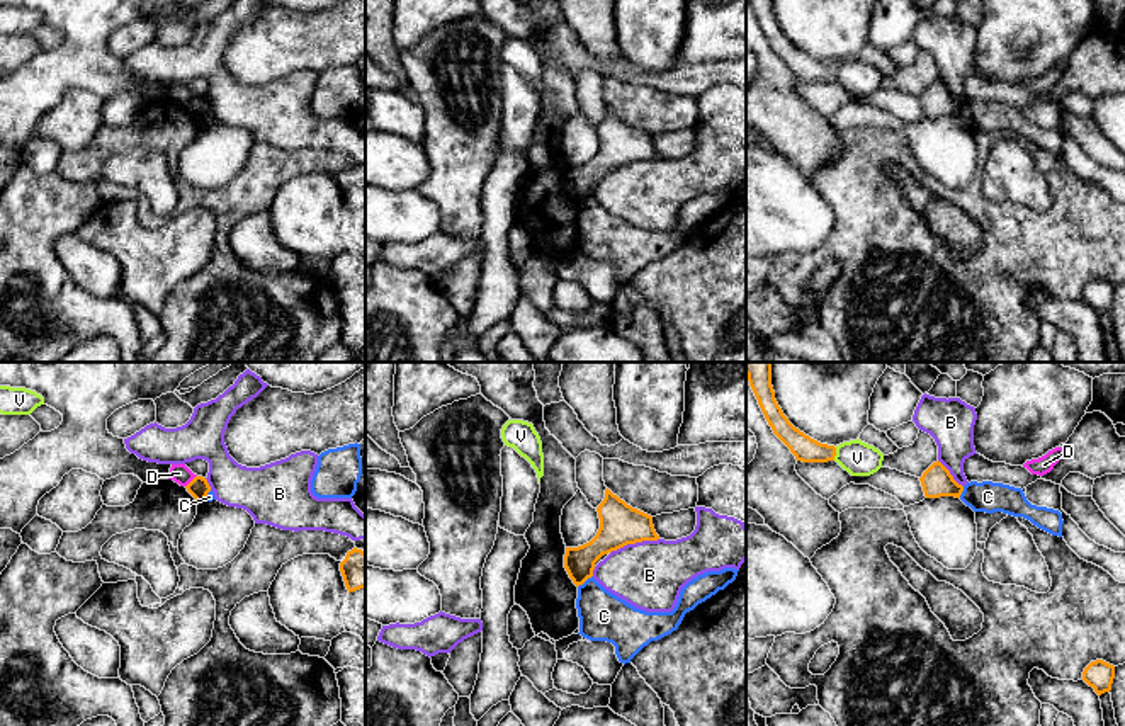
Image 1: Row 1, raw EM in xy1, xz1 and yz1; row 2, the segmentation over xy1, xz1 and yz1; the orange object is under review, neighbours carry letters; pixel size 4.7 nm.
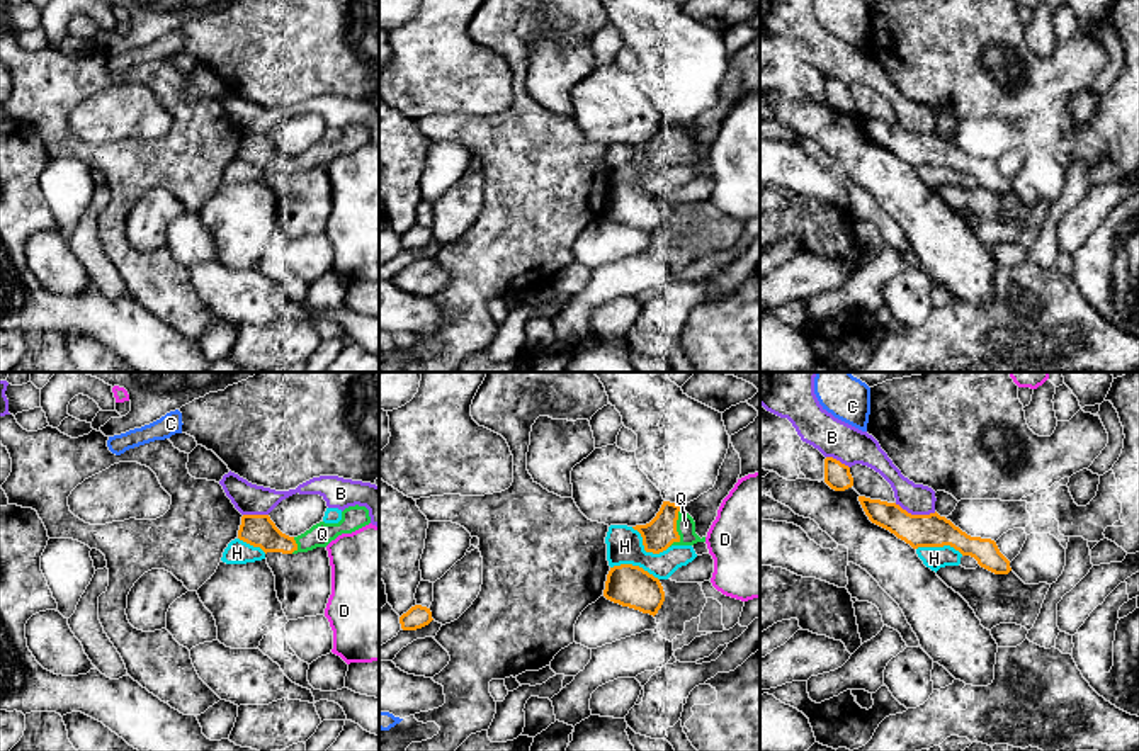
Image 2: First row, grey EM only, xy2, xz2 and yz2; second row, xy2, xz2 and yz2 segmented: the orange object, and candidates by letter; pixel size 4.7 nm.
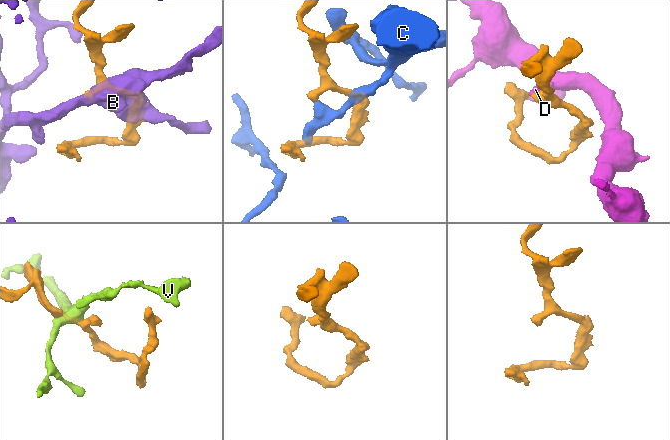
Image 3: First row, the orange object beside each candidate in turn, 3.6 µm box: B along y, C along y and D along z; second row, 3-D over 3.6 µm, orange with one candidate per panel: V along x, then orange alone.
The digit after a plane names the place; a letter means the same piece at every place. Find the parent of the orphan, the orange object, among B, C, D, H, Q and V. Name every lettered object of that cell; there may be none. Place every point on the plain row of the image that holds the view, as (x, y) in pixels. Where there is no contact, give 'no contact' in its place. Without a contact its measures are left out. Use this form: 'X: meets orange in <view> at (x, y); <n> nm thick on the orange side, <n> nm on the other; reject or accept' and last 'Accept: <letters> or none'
B: meets orange in xz1 at (634, 162); 200 nm thick on the orange side, 320 nm on the other; reject
C: meets orange in xz1 at (585, 199); 140 nm thick on the orange side, 220 nm on the other; reject
D: meets orange in xy1 at (191, 101); 90 nm thick on the orange side, 90 nm on the other; reject
H: meets orange in xz2 at (645, 169); 150 nm thick on the orange side, 180 nm on the other; reject
Q: meets orange in xz2 at (675, 148); 150 nm thick on the orange side, 90 nm on the other; accept
V: meets orange in yz1 at (835, 73); 120 nm thick on the orange side, 160 nm on the other; reject
Accept: Q

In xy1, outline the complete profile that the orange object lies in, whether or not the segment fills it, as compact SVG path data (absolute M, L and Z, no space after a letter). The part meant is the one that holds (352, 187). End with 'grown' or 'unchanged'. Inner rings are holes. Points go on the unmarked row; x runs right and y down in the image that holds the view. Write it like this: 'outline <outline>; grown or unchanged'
outline M357 167L348 170L340 182L340 190L348 213L365 207L365 172Z; unchanged

